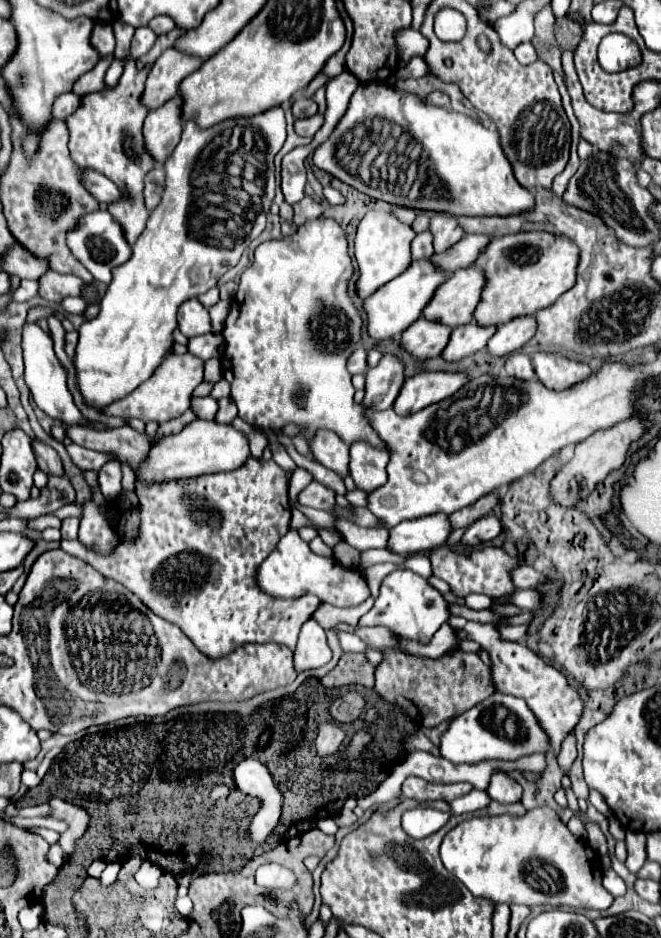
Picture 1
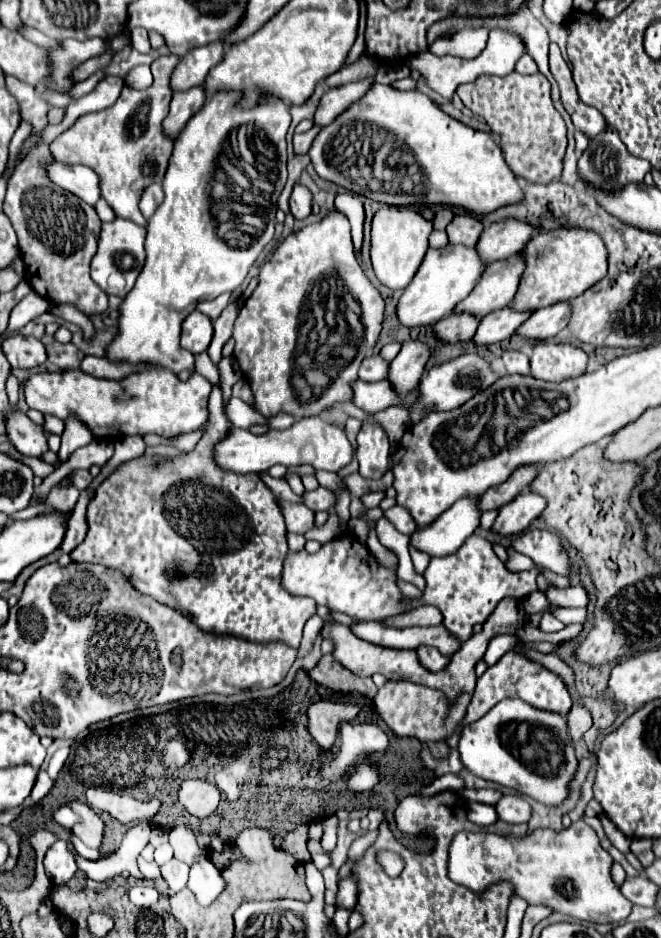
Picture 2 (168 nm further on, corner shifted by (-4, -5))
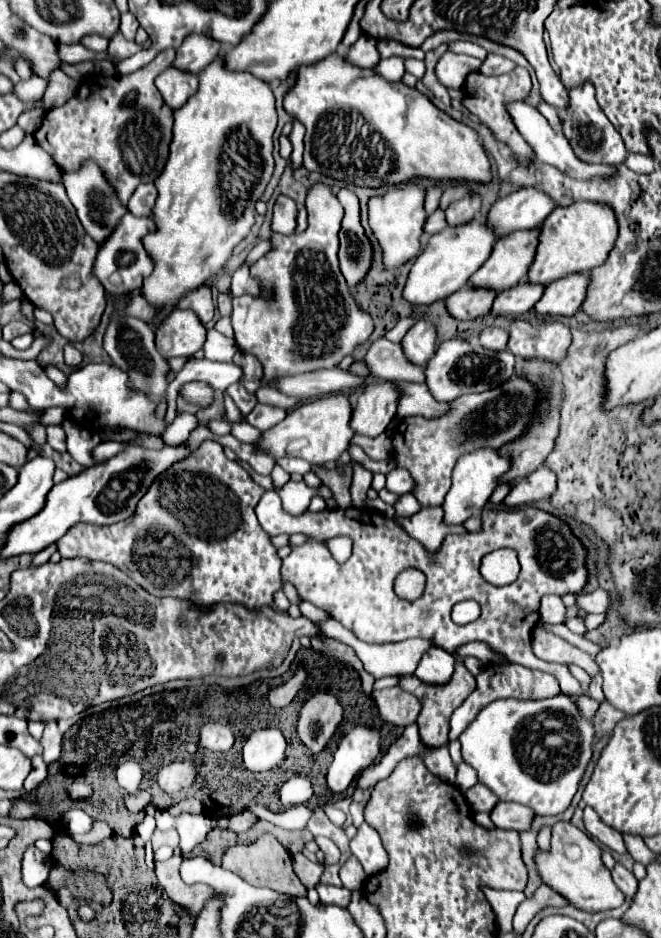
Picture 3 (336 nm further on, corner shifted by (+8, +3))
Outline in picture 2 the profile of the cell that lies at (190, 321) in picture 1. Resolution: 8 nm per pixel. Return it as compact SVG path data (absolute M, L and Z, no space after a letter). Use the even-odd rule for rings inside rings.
M193 310L185 320L183 320L183 330L181 330L181 346L189 350L191 354L201 354L209 348L213 338L213 324L211 320Z

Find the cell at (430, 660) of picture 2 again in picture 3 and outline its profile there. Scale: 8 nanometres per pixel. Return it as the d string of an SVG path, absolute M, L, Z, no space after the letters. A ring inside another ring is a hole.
M443 650L427 652L419 660L415 676L427 684L445 684L453 674L453 662L455 662L455 658L451 658Z

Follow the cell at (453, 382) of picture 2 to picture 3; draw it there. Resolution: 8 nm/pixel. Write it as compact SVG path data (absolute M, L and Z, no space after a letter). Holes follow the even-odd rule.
M445 340L425 366L425 384L435 400L451 402L469 392L483 392L499 386L513 374L515 356L511 352L489 352L463 340Z

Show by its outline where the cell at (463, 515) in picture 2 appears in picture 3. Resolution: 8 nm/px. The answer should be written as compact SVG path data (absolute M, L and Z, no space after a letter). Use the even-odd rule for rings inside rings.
M491 448L475 450L475 452L469 452L467 456L461 456L455 470L453 470L453 484L451 484L451 488L445 496L445 502L443 502L445 524L463 524L473 514L481 514L493 488L497 486L497 478L507 470L509 470L509 458L499 456Z

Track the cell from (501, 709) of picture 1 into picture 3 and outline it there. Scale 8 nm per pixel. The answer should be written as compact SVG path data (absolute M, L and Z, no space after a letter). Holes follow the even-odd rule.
M565 694L547 700L495 700L487 704L463 730L459 742L465 764L477 770L479 782L491 788L499 800L519 802L533 808L535 814L551 816L561 814L577 792L577 784L591 758L593 726L577 712L571 696Z

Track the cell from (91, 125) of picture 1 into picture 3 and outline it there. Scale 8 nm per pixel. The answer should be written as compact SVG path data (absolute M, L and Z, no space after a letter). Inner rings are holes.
M167 48L161 52L153 62L147 66L139 68L139 72L133 72L129 76L103 76L103 74L93 74L87 80L81 82L77 94L65 102L59 108L53 108L45 114L41 128L35 132L37 144L55 158L55 162L65 170L65 172L75 172L81 168L85 162L95 162L107 182L113 186L117 192L119 200L123 206L127 206L129 196L135 192L135 188L143 182L141 174L151 174L149 178L155 178L167 160L169 154L169 144L171 144L171 126L173 126L173 112L163 104L163 98L155 86L155 78L171 66L175 58L175 50Z

